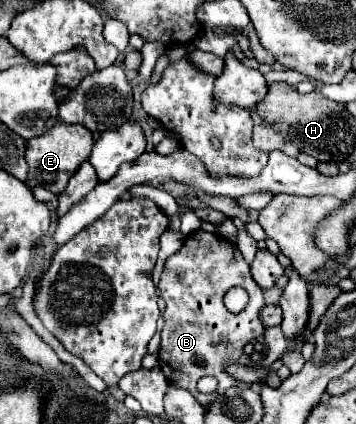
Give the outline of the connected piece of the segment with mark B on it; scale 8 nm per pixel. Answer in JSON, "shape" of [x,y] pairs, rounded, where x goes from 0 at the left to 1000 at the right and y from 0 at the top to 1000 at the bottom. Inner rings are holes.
{"shape":[[[567,540],[534,550],[522,559],[511,587],[466,616],[444,682],[466,715],[455,823],[444,837],[449,870],[461,875],[461,884],[478,903],[489,903],[511,917],[528,917],[579,960],[629,917],[663,908],[663,899],[629,880],[635,851],[708,861],[708,847],[691,842],[685,818],[697,809],[708,809],[713,800],[736,795],[736,781],[742,781],[742,771],[725,752],[725,733],[742,724],[736,682],[725,682],[725,672],[713,672],[702,630],[697,630],[691,611],[680,606],[674,587],[657,573],[646,573],[640,564],[629,564],[607,550],[567,545]],[[494,639],[511,639],[517,653],[494,658]],[[657,672],[685,677],[702,696],[691,729],[669,743],[646,738],[624,710],[635,686]],[[562,851],[573,851],[579,861],[567,866]],[[579,884],[596,884],[612,894],[612,927],[567,932],[556,922],[551,908]]]}

